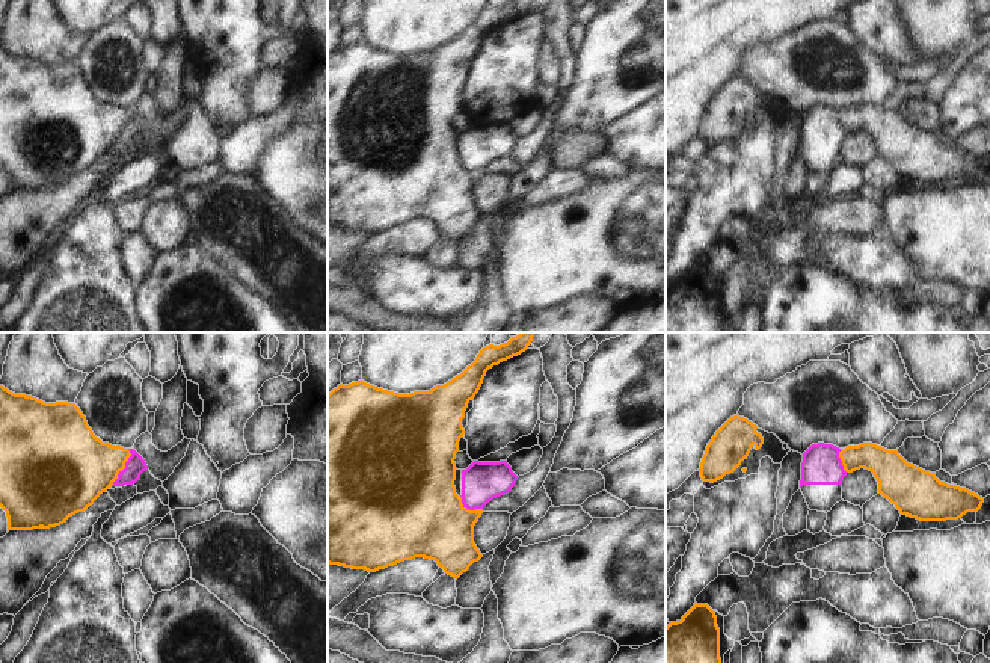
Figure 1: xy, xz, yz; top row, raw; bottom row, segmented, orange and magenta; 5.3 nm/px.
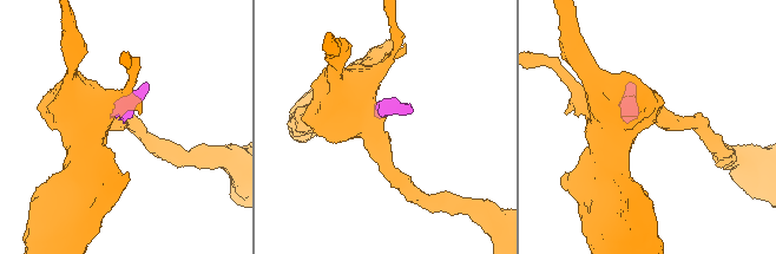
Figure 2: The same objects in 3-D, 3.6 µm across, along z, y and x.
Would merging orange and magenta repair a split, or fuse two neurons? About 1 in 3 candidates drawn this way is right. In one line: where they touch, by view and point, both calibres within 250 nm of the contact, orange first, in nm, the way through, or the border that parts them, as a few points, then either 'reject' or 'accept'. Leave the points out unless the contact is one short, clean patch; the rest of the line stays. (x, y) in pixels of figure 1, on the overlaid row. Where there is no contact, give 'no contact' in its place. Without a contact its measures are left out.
xy (124, 467) | 380/100 nm | along xy (129, 449), (130, 455), (126, 467), (110, 485) | reject

